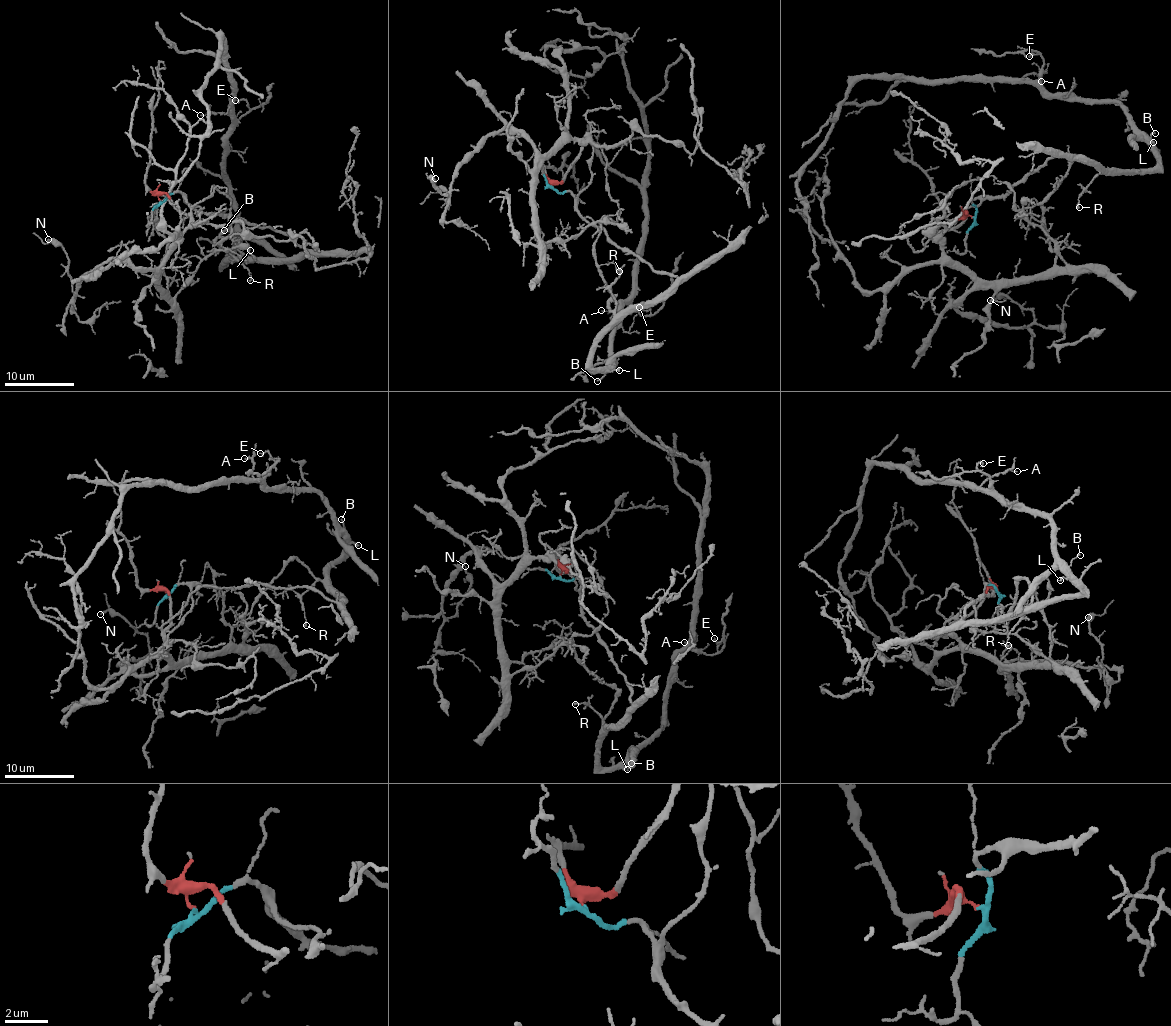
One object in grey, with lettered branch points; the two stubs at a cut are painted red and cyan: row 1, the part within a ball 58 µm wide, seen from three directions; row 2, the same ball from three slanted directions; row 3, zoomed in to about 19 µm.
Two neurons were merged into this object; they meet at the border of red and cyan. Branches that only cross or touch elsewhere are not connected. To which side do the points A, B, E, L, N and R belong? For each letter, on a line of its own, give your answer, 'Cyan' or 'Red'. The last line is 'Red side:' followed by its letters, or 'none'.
A: Cyan
B: Cyan
E: Cyan
L: Cyan
N: Red
R: Cyan
Red side: N

